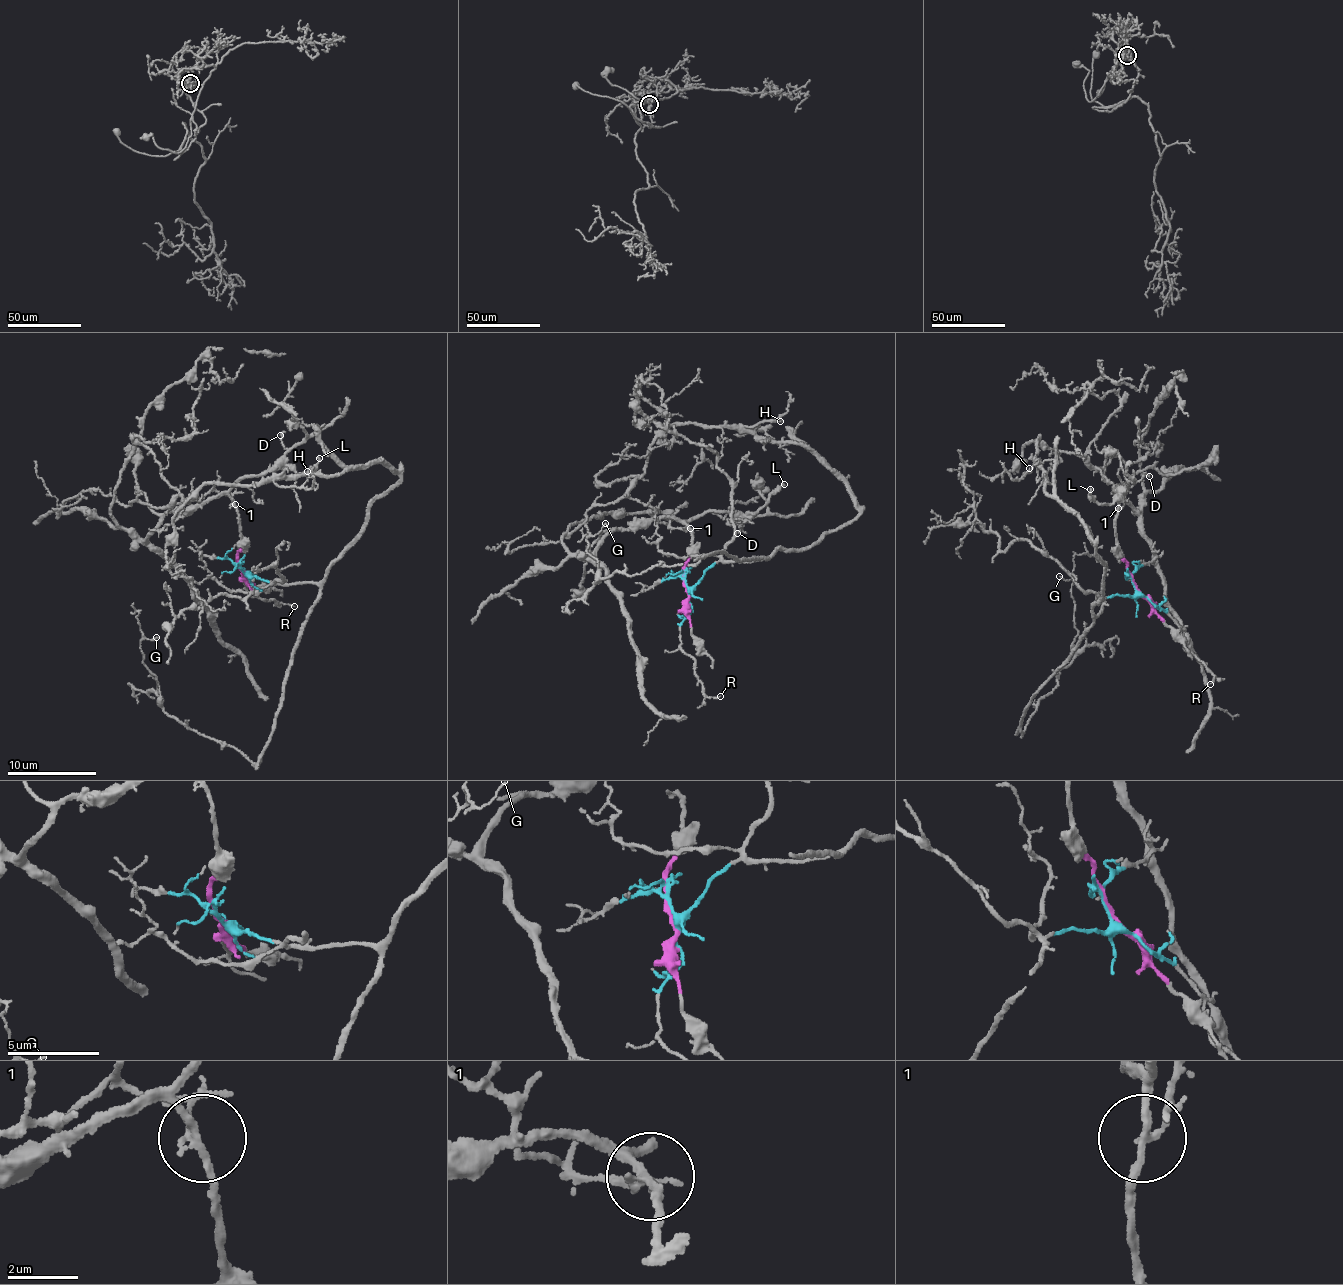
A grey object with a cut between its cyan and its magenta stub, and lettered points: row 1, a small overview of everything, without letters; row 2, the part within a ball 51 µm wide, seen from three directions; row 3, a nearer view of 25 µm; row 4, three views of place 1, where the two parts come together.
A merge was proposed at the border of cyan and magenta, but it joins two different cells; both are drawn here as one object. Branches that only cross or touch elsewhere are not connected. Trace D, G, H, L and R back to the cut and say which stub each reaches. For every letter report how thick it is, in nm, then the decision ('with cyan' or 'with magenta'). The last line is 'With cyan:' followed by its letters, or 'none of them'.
D: calibre 140 nm; with magenta
G: calibre 100 nm; with cyan
H: calibre 110 nm; with cyan
L: calibre 170 nm; with magenta
R: calibre 90 nm; with cyan
With cyan: G, H, R

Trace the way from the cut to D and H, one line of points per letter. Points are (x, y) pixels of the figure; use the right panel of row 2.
D: (1139, 590), (1126, 570), (1115, 531), (1119, 487), (1114, 486), (1114, 491), (1130, 487), (1149, 475)
H: (1139, 590), (1092, 614), (1105, 565), (1077, 514), (1048, 494), (1046, 471), (1023, 477), (1029, 467)

